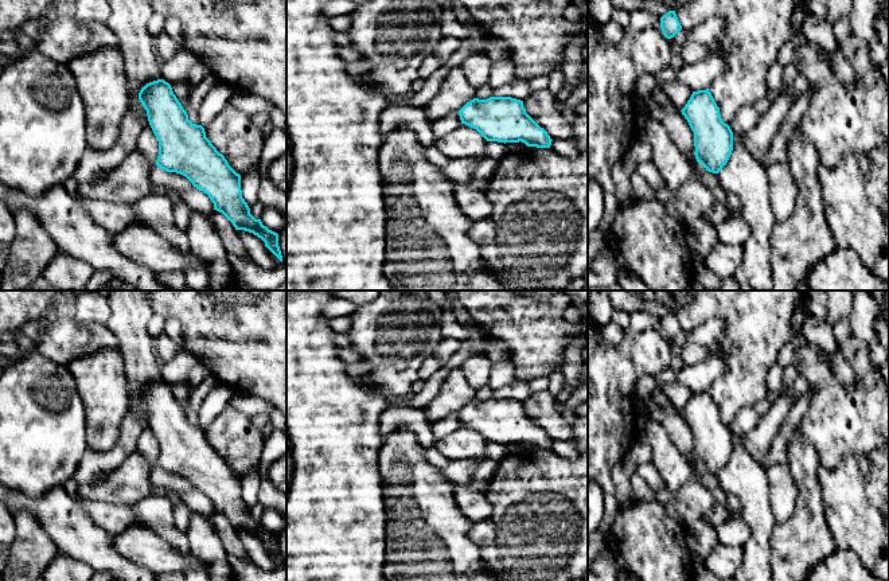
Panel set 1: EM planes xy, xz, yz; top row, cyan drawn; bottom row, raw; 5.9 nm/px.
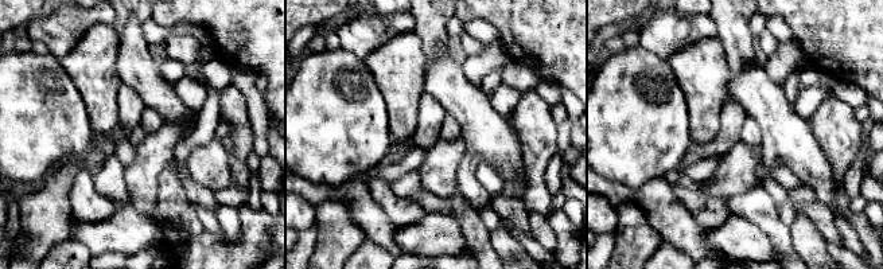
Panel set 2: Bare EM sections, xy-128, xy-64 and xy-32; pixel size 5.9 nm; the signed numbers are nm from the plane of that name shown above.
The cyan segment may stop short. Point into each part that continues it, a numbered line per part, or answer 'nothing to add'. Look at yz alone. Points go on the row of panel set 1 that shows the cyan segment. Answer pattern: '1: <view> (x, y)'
1: yz (691, 201)

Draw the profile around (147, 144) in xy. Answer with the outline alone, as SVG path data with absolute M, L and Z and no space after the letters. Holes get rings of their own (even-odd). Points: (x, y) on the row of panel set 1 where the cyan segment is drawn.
M151 126L143 128L136 149L140 151L151 163L156 164L159 156L159 141Z

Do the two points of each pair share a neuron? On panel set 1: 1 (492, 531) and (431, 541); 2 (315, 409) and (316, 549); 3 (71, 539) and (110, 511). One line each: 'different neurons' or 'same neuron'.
1: different neurons
2: same neuron
3: different neurons

